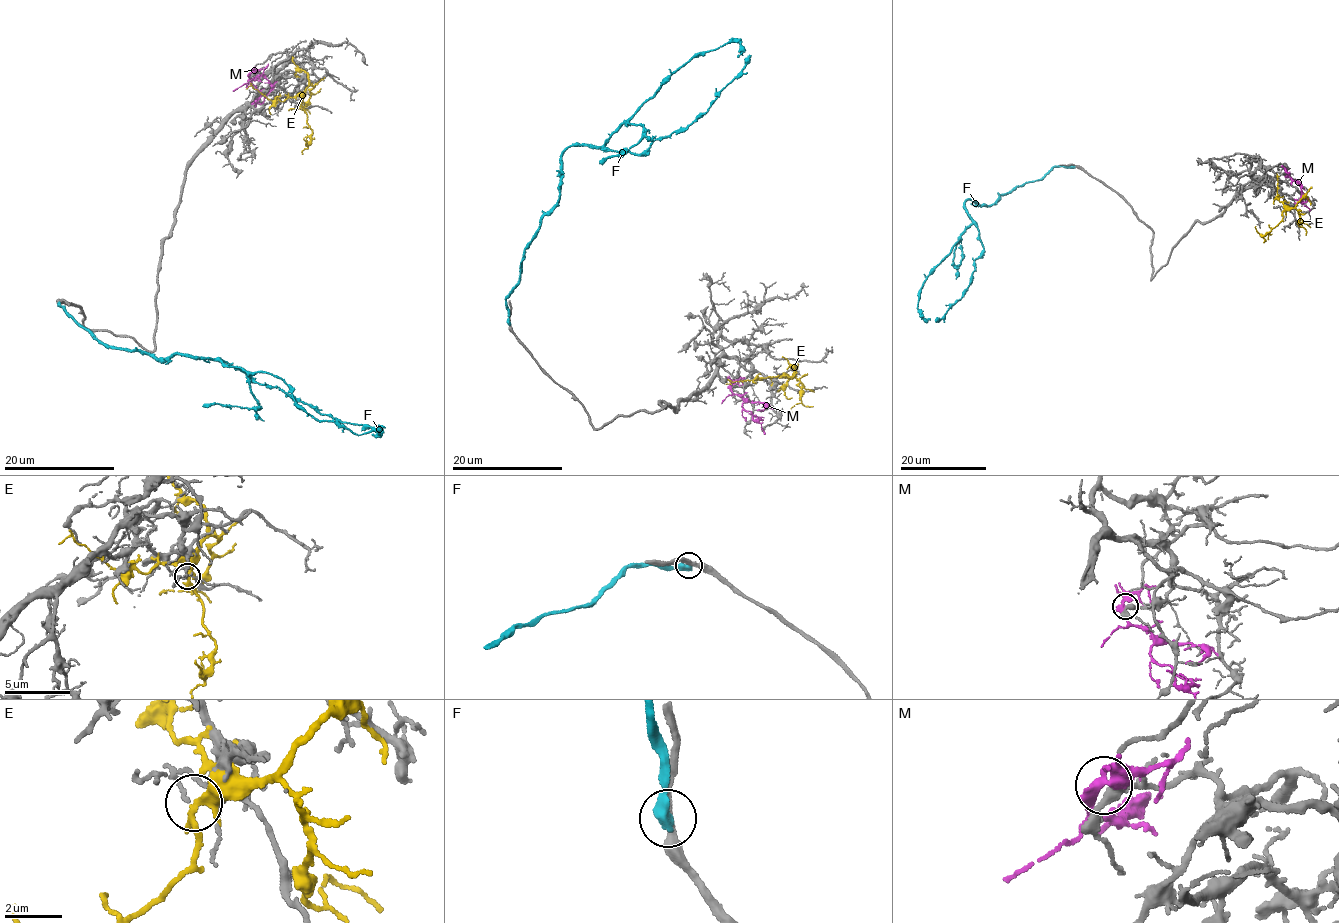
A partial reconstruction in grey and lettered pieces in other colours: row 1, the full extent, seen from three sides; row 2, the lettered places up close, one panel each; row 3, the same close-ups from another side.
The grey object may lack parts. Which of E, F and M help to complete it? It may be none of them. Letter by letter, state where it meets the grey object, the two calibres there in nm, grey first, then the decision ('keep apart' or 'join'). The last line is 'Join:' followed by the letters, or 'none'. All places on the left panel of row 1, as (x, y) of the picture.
E: (300, 102) | 100/240 nm | keep apart
F: (59, 302) | 280/480 nm | keep apart
M: (252, 72) | 280/360 nm | keep apart
Join: none

